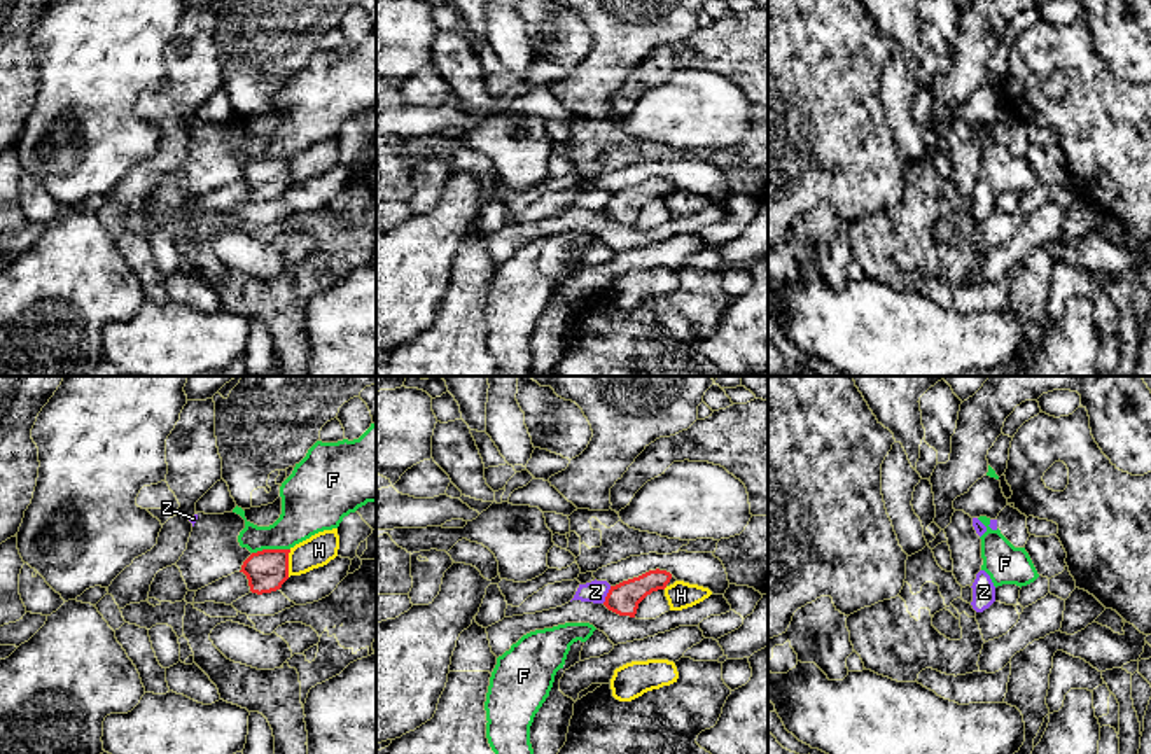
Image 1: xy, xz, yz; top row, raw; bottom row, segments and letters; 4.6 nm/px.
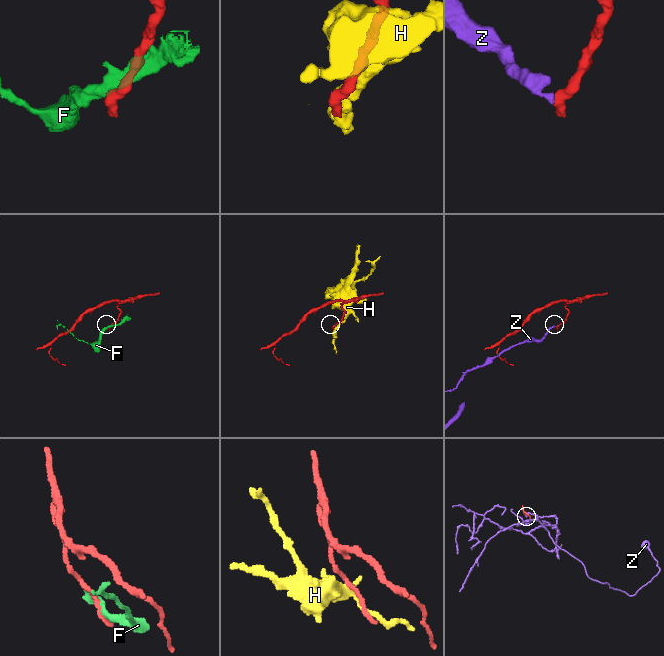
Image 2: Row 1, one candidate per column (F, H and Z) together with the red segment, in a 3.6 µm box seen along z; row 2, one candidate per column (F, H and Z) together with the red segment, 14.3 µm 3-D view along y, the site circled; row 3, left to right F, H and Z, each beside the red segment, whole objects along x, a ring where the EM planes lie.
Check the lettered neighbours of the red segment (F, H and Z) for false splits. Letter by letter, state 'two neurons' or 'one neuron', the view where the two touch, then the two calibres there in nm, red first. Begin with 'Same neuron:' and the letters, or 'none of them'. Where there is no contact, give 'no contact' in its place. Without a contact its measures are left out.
Same neuron: none of them
F: two neurons; contact in xy; calibres 190 and 240 nm
H: two neurons; contact in xy; calibres 190 and 150 nm
Z: two neurons; contact in xz; calibres 150 and 100 nm

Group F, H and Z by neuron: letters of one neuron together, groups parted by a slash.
F / H / Z

